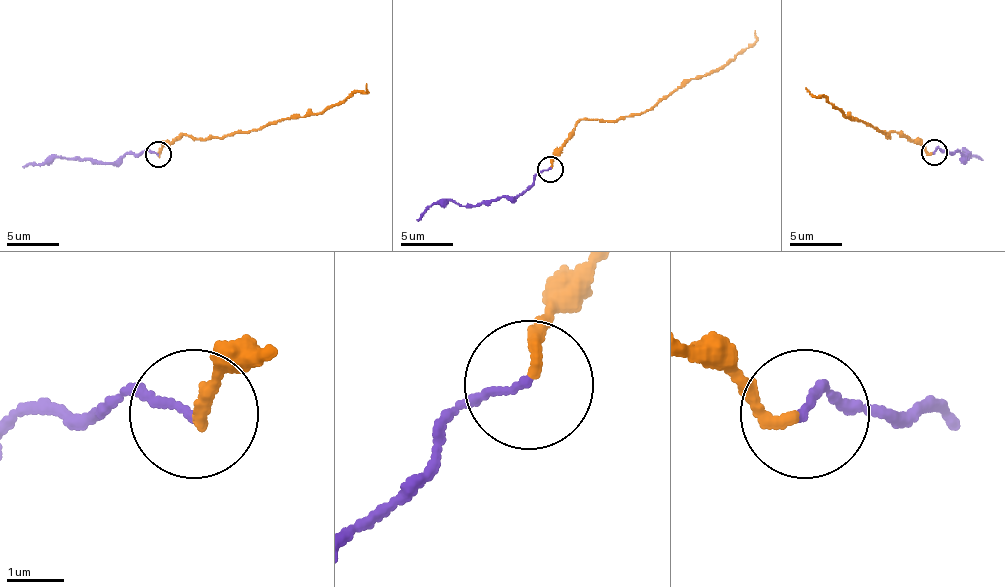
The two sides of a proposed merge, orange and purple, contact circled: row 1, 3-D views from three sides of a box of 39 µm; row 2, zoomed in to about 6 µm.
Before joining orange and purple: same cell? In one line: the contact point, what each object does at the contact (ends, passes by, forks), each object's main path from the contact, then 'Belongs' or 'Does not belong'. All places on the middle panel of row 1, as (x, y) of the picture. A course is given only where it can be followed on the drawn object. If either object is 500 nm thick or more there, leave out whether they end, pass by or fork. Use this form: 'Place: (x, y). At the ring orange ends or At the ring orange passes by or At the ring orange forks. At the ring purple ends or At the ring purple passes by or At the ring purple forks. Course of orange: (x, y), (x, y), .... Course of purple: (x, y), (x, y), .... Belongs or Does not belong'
Place: (550, 169). At the ring orange ends. At the ring purple ends. Course of orange: (550, 168), (550, 160), (578, 122), (617, 120), (648, 111), (687, 82), (713, 74), (754, 41), (754, 30). Course of purple: (550, 168), (539, 173), (513, 197), (495, 197), (474, 205), (440, 200), (433, 203), (417, 221). Belongs

